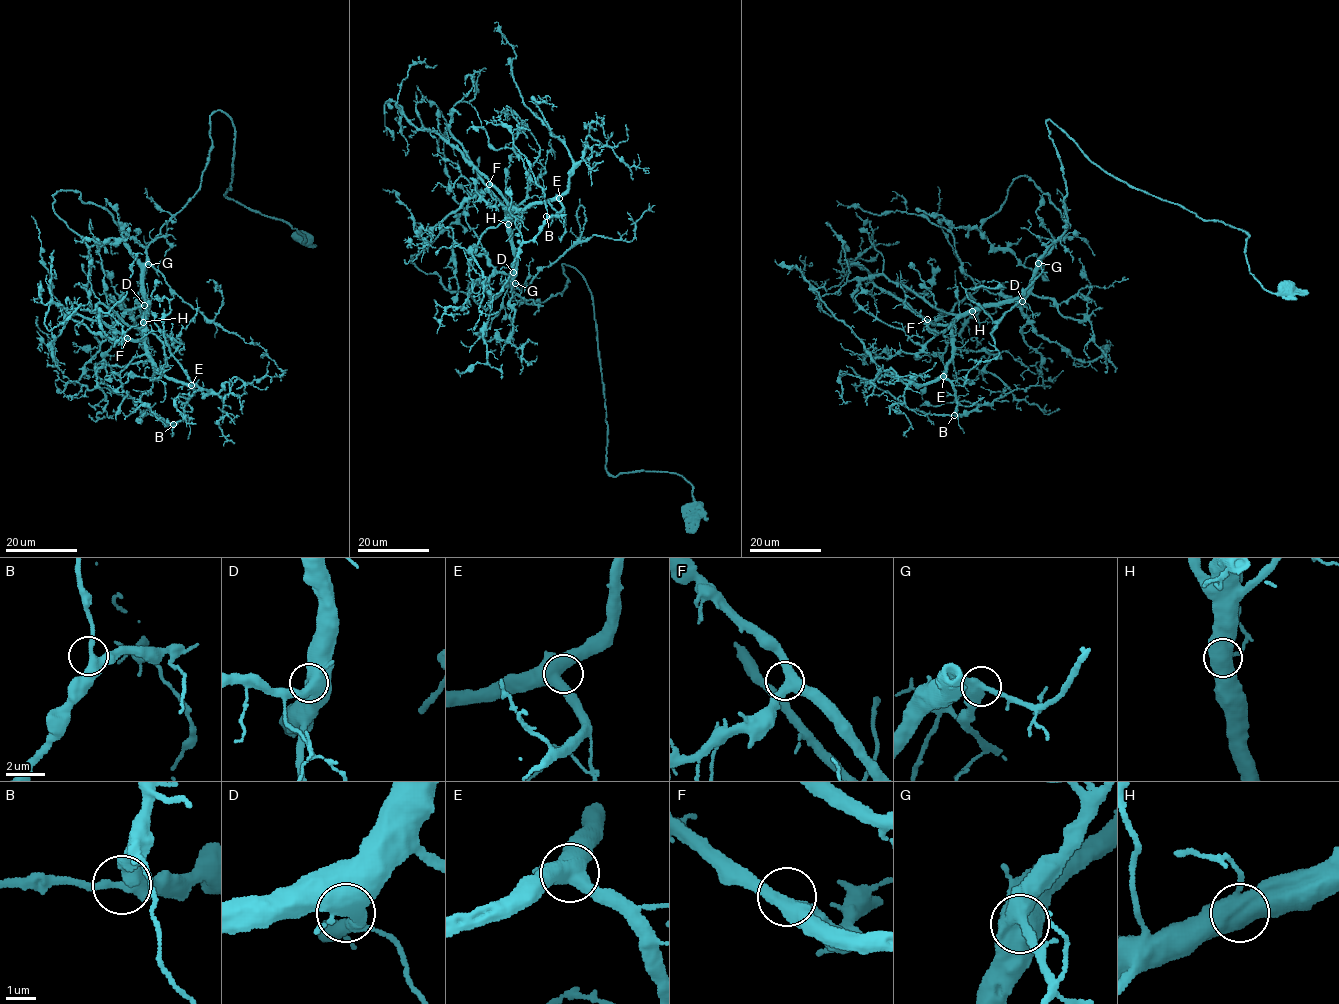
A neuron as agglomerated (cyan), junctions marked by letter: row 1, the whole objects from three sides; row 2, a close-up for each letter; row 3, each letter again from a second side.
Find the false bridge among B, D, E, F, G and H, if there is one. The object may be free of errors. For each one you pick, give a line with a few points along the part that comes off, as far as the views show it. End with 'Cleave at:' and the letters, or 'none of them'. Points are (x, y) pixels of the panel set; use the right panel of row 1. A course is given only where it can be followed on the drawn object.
Cleave at: none of them

